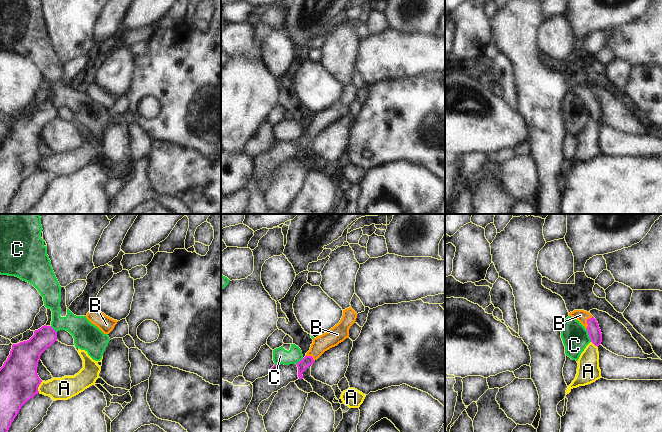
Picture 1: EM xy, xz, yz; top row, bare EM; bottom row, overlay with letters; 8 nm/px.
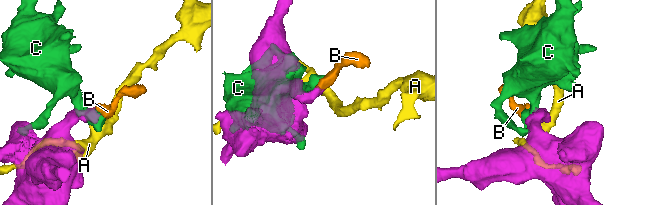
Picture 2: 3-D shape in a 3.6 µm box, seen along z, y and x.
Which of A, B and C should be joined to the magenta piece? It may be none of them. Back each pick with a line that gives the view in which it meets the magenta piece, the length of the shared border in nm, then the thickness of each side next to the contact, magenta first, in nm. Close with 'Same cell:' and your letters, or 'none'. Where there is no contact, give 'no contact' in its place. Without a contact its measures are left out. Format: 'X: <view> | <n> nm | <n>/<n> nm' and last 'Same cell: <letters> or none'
B: yz | 120 nm | 100/90 nm
Same cell: B

